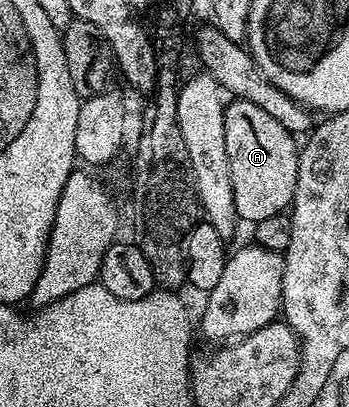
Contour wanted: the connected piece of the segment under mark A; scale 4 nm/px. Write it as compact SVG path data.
M237 99L226 107L226 150L232 167L232 191L236 211L243 222L257 223L268 215L287 212L291 208L296 179L300 145L295 134L290 133L268 111Z

